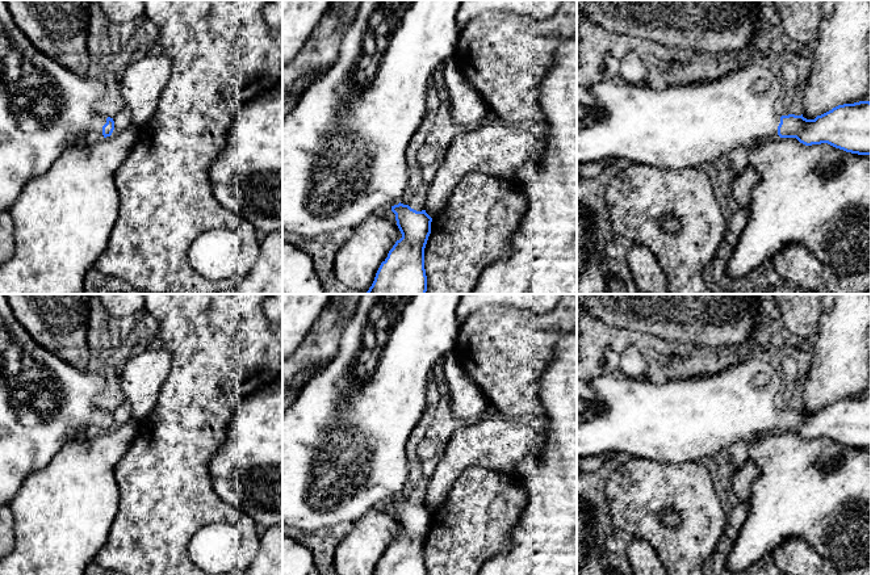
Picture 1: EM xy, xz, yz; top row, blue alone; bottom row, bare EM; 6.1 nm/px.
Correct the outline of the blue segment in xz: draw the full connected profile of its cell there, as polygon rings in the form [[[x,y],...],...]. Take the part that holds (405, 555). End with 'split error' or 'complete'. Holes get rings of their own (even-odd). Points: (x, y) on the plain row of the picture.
[[[363,294],[355,312],[346,324],[336,356],[322,369],[317,370],[297,393],[294,402],[282,412],[282,525],[298,530],[318,530],[339,522],[356,521],[378,503],[390,503],[395,508],[402,532],[395,536],[388,551],[381,557],[374,575],[427,575],[424,563],[424,542],[431,528],[432,512],[426,504],[416,505],[401,495],[409,482],[409,459],[406,444],[420,421],[426,407],[427,383],[431,370],[437,361],[453,351],[461,323],[456,309],[462,294]]]; split error

